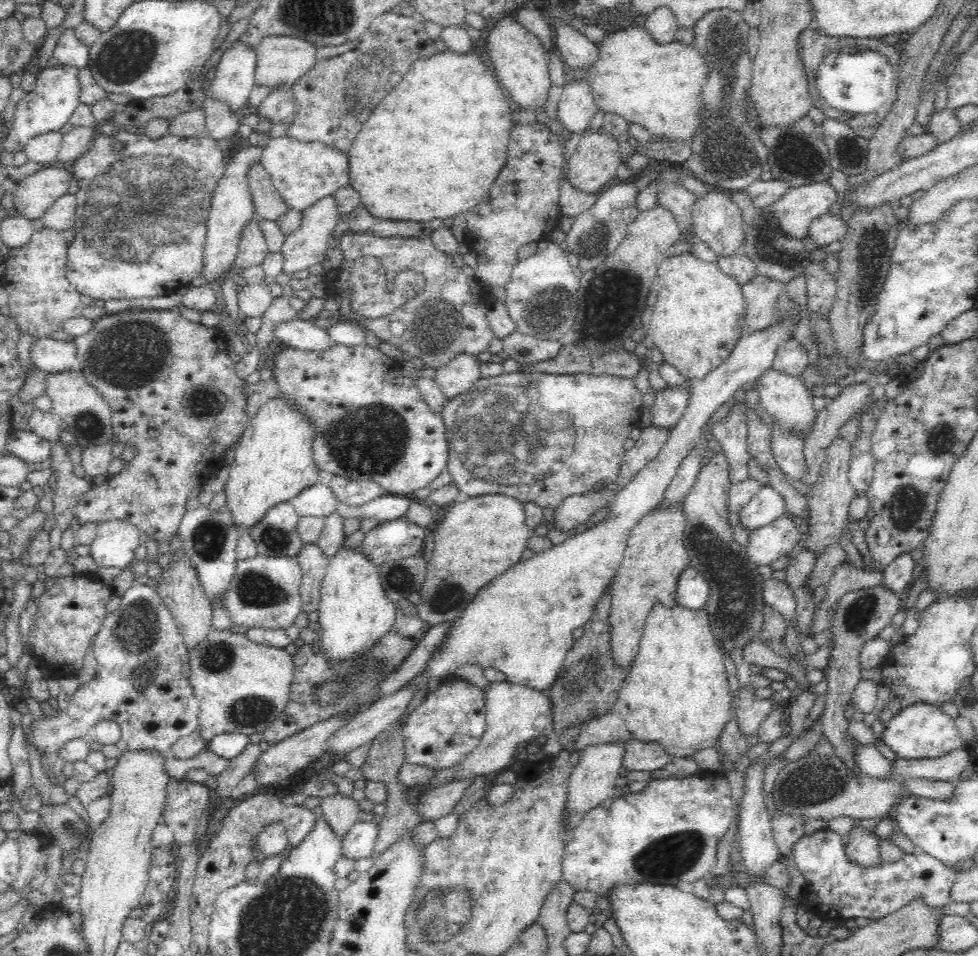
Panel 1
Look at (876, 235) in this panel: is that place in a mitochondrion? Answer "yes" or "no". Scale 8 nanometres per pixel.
no

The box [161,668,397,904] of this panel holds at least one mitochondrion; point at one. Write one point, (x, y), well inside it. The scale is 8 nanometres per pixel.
(240, 827)

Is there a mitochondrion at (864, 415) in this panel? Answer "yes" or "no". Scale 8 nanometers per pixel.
no

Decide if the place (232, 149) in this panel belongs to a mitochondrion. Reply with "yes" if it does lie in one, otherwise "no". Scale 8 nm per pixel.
no

